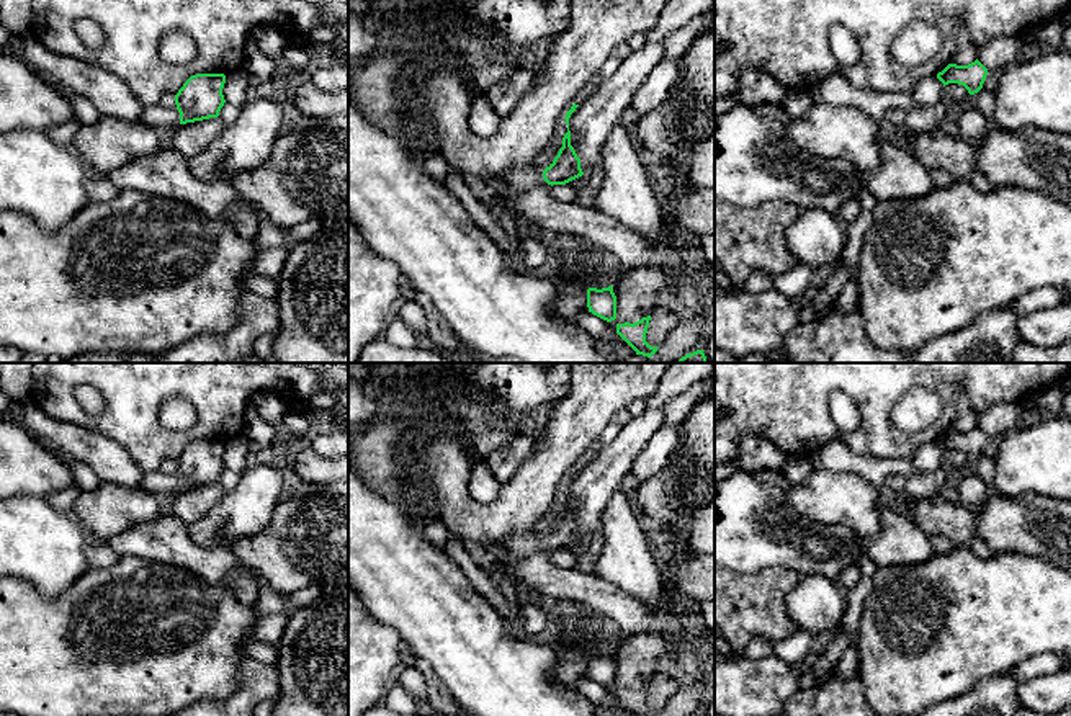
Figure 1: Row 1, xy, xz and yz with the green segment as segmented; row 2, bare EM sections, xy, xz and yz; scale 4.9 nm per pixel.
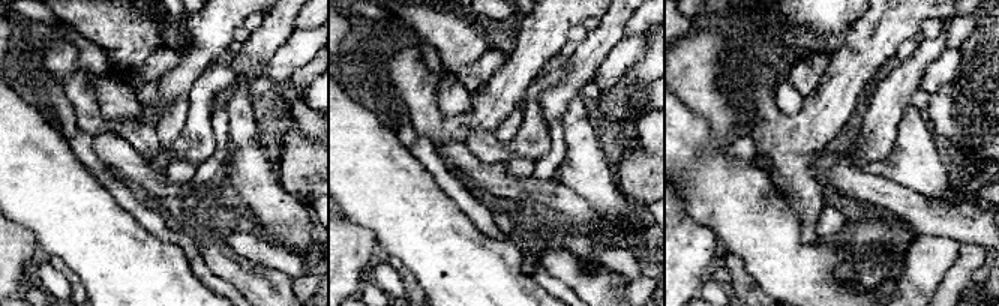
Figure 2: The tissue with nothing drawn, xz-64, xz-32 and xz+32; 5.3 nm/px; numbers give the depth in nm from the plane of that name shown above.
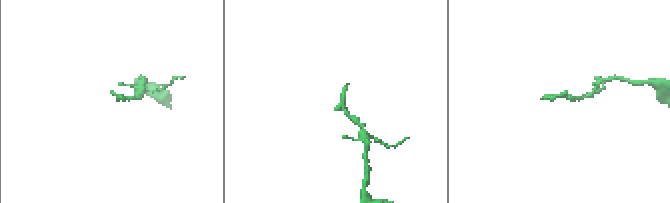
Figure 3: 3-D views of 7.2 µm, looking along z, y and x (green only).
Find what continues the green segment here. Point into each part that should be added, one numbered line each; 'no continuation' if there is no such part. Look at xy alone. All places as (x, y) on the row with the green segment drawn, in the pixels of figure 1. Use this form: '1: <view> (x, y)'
1: xy (157, 116)

